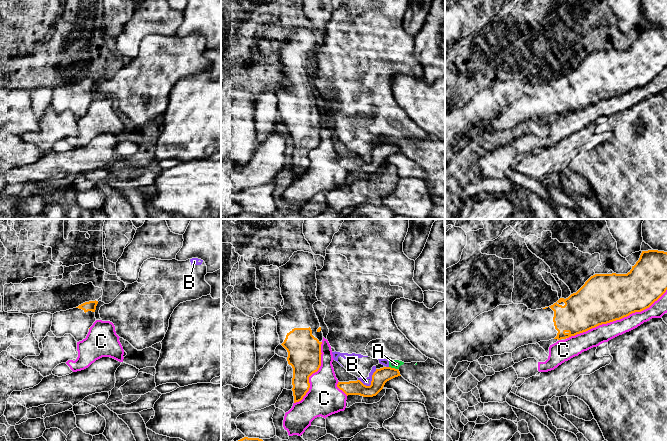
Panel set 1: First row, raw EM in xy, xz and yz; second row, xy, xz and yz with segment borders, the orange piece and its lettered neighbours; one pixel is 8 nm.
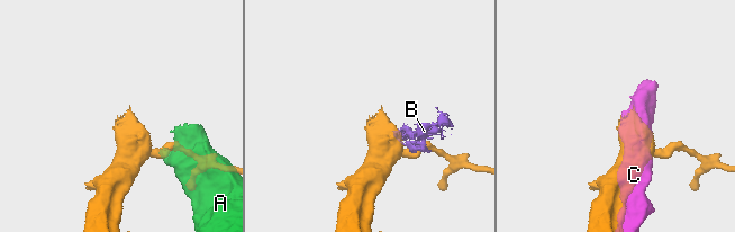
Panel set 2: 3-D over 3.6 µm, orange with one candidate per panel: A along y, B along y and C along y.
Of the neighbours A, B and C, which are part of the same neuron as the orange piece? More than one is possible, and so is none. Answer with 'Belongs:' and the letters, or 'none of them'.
Belongs: none of them

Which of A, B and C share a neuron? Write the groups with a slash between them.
A B / C

